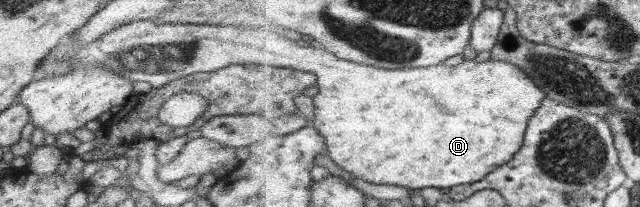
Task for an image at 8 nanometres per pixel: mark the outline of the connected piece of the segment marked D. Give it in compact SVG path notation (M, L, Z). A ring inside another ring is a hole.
M143 19L119 25L80 48L75 55L75 34L62 40L39 63L44 75L66 75L83 67L104 67L125 76L132 82L146 82L153 88L198 72L214 72L234 64L276 65L294 67L316 73L321 92L315 96L316 121L311 125L320 129L326 139L328 152L335 164L352 176L378 185L401 185L413 190L426 187L454 188L473 184L506 166L525 147L524 139L530 119L548 99L523 69L507 61L488 62L464 60L457 66L446 64L410 69L386 69L364 63L340 59L325 47L298 45L286 37L262 37L264 33L236 29L232 25L202 25L193 23L160 23Z

